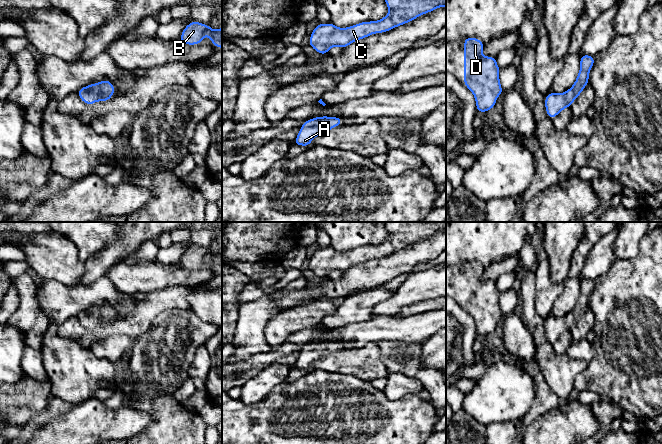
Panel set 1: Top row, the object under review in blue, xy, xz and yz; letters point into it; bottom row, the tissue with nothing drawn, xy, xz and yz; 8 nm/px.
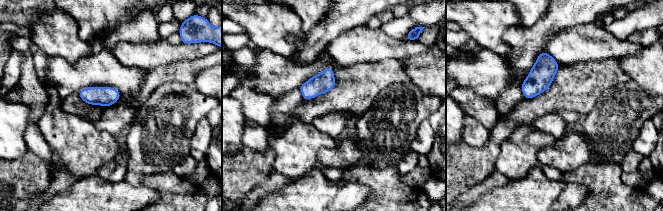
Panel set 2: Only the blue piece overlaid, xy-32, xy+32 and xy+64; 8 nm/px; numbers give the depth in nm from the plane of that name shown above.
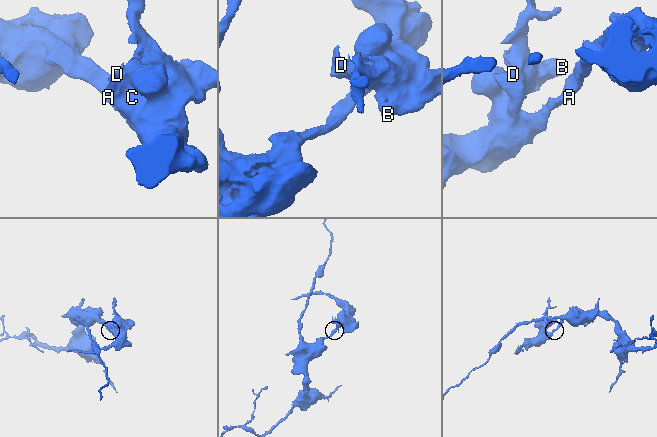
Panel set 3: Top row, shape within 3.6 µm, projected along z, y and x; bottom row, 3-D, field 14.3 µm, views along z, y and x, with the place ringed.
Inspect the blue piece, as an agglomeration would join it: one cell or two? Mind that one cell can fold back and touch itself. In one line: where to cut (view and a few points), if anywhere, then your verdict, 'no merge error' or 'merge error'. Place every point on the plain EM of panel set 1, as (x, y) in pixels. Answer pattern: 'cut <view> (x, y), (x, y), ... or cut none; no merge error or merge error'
cut none; no merge error

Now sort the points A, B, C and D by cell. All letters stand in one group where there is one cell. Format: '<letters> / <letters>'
A B C D

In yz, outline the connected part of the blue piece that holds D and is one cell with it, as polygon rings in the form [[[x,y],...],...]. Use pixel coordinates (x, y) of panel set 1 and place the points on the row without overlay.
[[[464,262],[464,309],[473,317],[478,337],[493,333],[497,321],[504,316],[496,282],[483,281],[483,272],[479,262]]]

